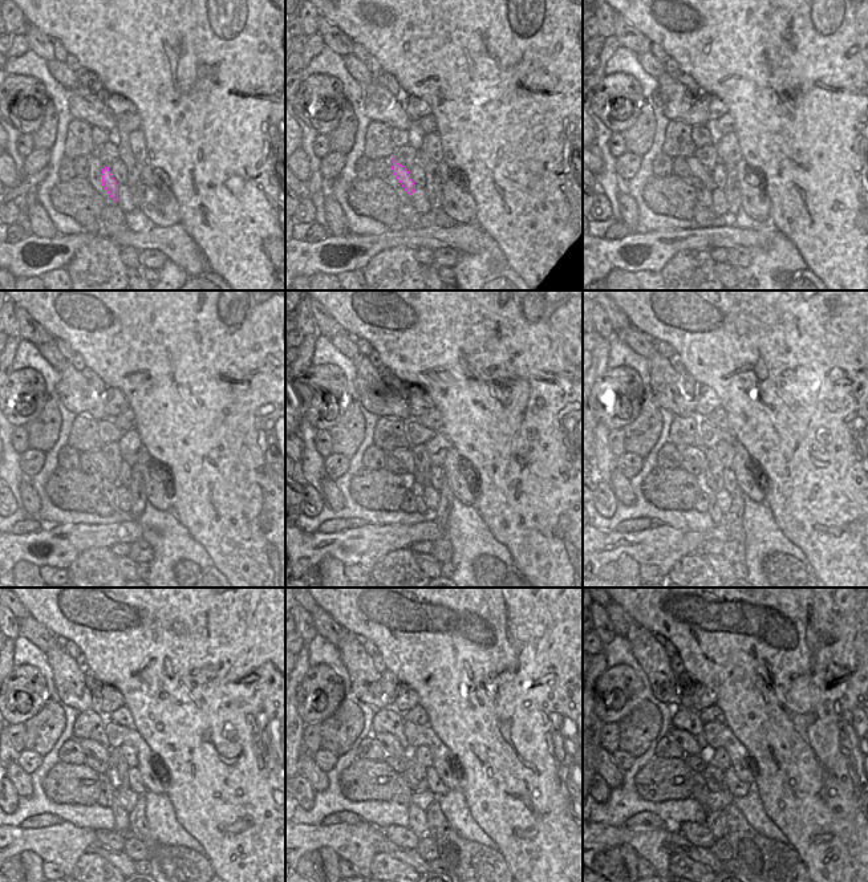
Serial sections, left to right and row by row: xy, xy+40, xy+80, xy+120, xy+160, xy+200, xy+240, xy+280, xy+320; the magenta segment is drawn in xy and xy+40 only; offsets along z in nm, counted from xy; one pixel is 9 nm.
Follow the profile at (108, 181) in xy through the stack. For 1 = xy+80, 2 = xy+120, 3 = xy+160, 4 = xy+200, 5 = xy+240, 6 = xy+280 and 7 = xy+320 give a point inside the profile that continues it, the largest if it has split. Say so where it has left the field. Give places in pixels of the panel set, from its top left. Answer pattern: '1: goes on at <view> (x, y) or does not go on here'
1: goes on at xy+80 (697, 169)
2: goes on at xy+120 (102, 466)
3: goes on at xy+160 (404, 455)
4: goes on at xy+200 (693, 454)
5: goes on at xy+240 (92, 748)
6: goes on at xy+280 (392, 747)
7: goes on at xy+320 (684, 739)

